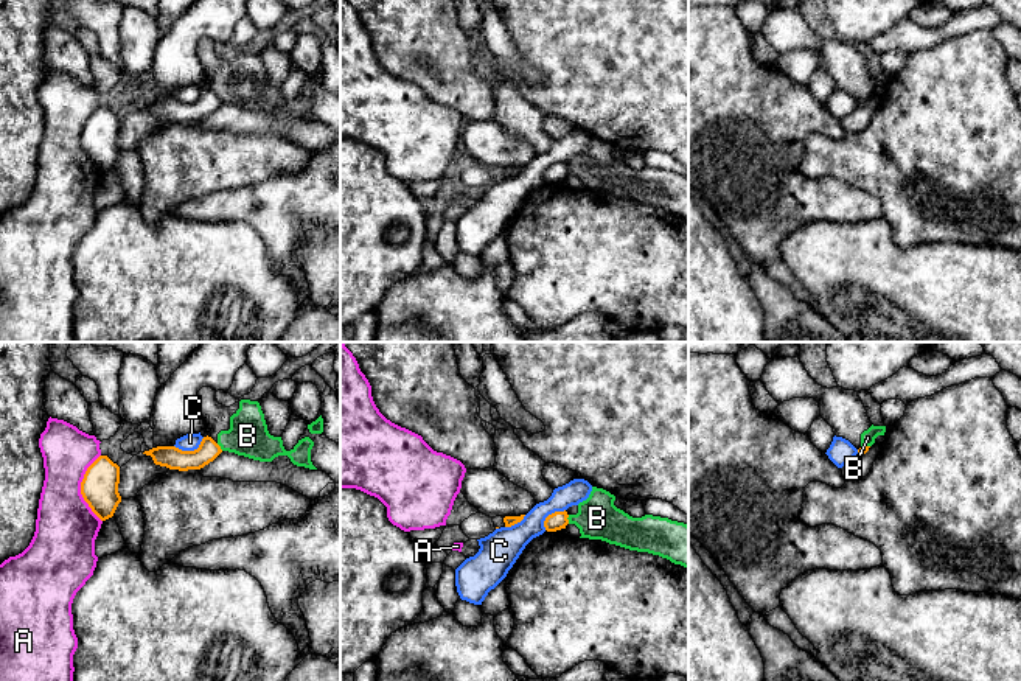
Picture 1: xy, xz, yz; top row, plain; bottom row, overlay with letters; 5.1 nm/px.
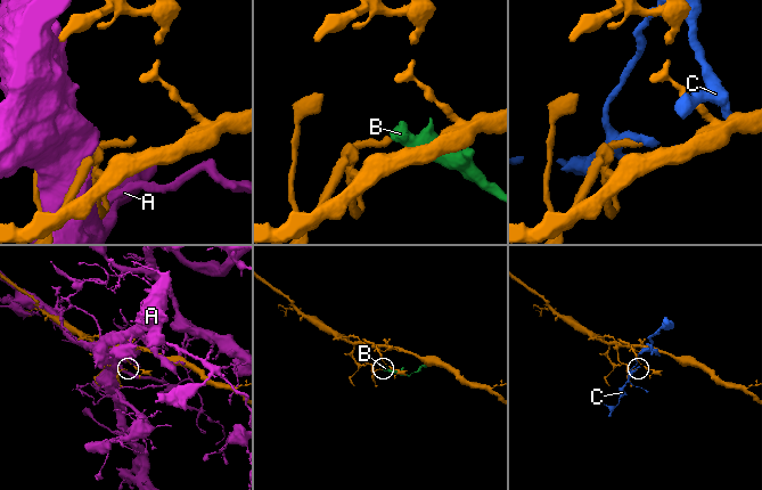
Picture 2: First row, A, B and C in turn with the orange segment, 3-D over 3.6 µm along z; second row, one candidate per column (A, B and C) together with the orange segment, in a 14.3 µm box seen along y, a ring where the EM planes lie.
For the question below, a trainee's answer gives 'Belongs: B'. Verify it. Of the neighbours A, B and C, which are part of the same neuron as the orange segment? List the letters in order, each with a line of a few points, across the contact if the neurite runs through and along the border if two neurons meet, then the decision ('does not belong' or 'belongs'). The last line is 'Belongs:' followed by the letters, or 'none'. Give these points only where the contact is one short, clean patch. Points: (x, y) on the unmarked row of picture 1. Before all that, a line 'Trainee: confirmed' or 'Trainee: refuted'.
Trainee: refuted
A: does not belong
B: xz (569, 167), (567, 174) | does not belong
C: does not belong
Belongs: none

